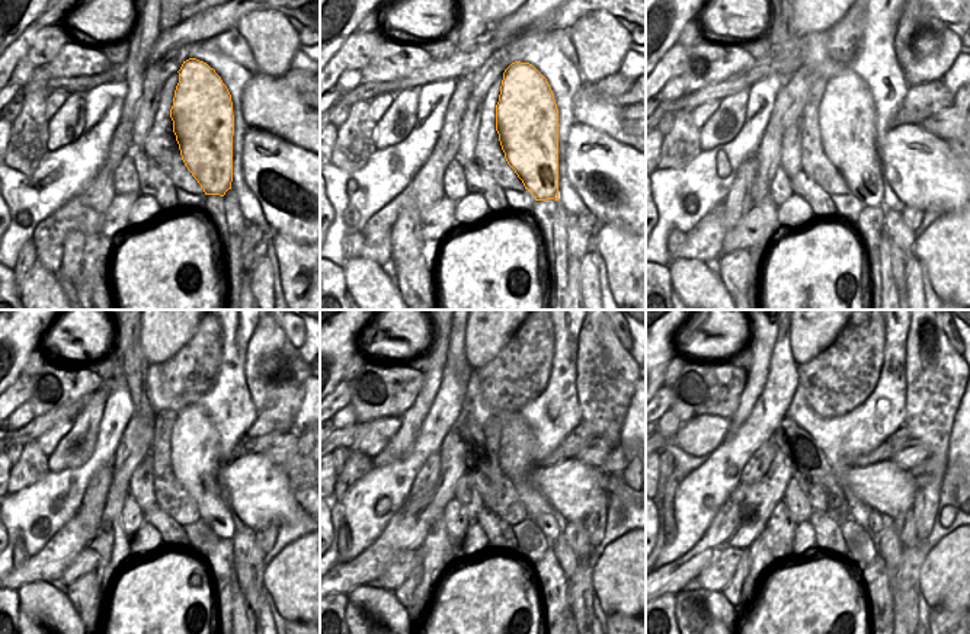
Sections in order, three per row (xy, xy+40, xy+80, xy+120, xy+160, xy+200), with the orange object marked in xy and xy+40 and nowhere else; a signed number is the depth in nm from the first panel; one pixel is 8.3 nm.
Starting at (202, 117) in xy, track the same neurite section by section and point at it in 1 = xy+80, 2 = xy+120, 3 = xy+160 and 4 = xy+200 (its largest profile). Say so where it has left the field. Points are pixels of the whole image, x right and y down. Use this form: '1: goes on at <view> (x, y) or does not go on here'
1: goes on at xy+80 (847, 114)
2: goes on at xy+120 (194, 442)
3: goes on at xy+160 (516, 447)
4: goes on at xy+200 (860, 512)

